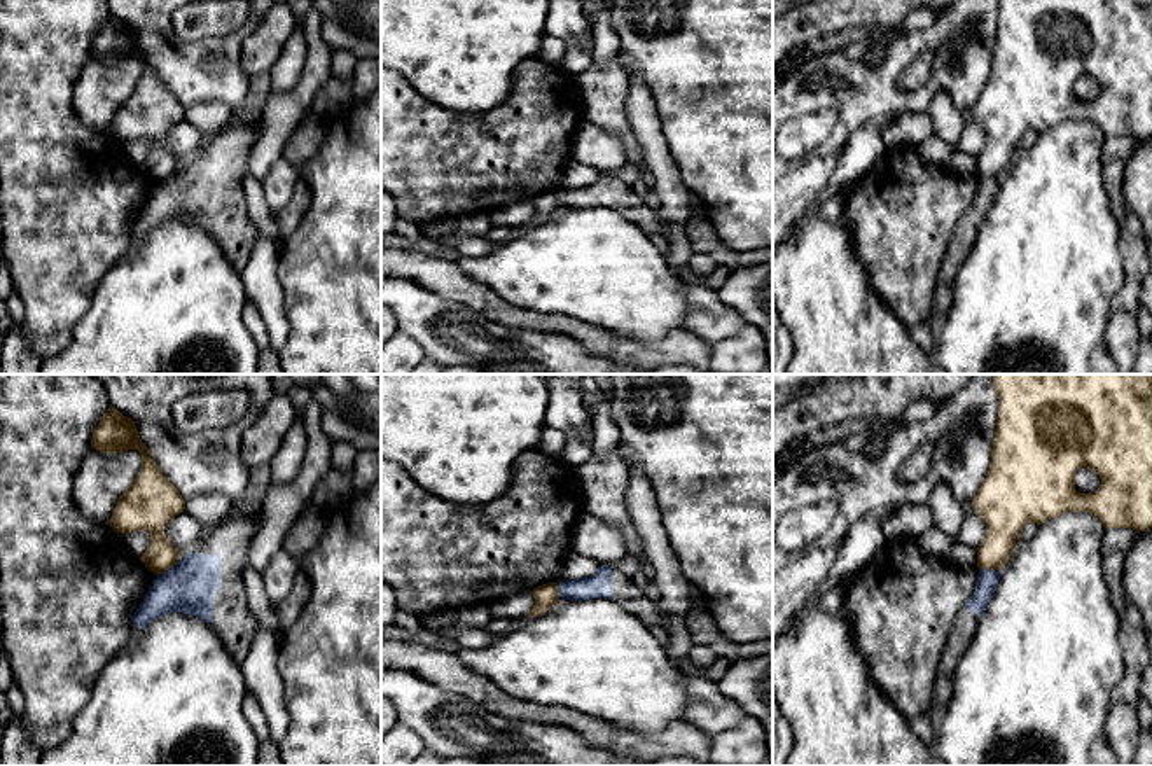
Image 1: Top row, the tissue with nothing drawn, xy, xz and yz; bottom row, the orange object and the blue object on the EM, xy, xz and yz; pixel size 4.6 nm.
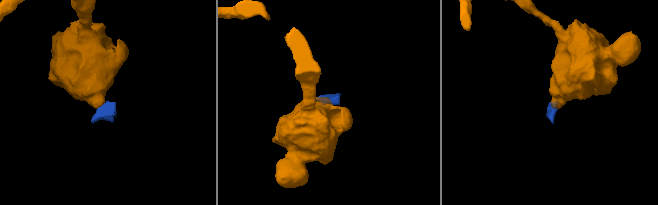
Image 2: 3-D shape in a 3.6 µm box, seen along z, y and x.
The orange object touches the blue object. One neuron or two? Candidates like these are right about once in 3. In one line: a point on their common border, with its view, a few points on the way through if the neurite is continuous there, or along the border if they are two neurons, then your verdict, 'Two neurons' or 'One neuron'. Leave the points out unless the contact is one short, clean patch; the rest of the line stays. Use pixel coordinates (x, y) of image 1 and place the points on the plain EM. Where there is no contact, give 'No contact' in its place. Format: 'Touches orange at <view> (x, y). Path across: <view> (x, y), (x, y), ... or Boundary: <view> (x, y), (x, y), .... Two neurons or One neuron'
Touches orange at xy (166, 177). Boundary: xy (177, 168), (158, 184). Two neurons

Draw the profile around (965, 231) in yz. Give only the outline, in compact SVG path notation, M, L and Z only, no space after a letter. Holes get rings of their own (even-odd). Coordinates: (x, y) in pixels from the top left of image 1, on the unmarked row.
M979 178L974 203L961 215L961 219L954 226L953 238L947 241L942 264L939 268L939 280L933 287L933 308L946 315L953 306L953 287L956 273L967 259L977 236L977 227L988 217L988 212L998 194L998 189L998 178Z

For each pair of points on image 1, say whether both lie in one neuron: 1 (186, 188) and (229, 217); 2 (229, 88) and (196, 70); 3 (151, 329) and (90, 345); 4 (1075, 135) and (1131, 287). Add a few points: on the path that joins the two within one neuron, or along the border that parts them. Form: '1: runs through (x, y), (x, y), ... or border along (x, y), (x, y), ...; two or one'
1: runs through (196, 193), (205, 193), (219, 207); one
2: runs through (221, 79), (212, 70), (205, 70); one
3: runs through (135, 345), (105, 345); one
4: border along (1126, 280), (1112, 298), (1109, 312); two

